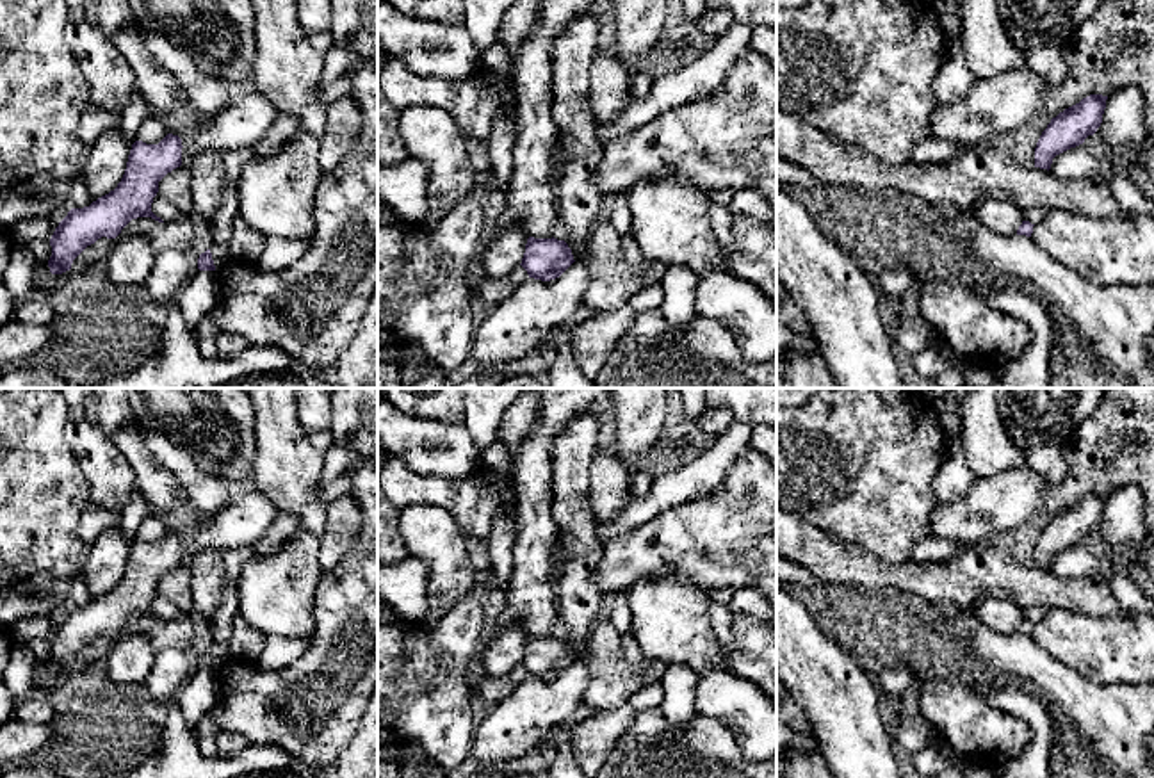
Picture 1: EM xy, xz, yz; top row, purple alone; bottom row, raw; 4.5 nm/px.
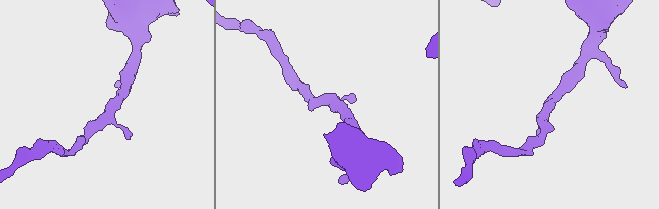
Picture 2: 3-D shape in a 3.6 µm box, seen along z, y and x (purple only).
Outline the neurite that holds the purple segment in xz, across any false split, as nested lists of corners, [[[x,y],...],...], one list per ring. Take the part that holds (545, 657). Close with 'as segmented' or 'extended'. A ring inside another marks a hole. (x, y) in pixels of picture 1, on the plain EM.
[[[529,636],[520,664],[529,677],[550,680],[559,677],[573,660],[572,648],[565,639]]]; as segmented

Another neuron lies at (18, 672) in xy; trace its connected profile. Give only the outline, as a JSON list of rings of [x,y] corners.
[[[18,641],[4,669],[4,682],[16,701],[23,701],[34,693],[32,675],[36,660],[32,650]]]

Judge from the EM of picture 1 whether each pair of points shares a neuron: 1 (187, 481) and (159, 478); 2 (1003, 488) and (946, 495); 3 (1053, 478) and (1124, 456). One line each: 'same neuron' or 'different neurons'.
1: different neurons
2: different neurons
3: different neurons

